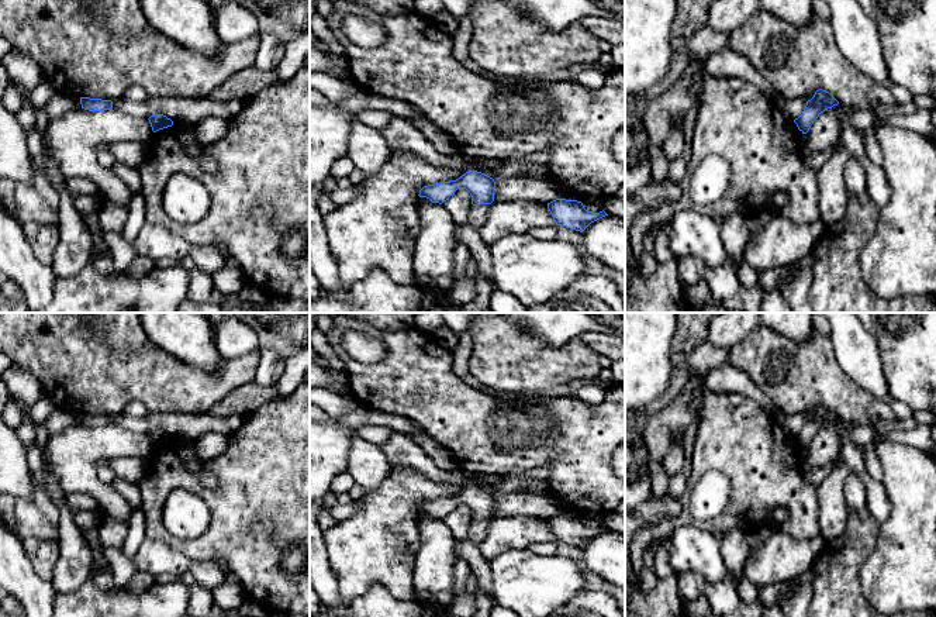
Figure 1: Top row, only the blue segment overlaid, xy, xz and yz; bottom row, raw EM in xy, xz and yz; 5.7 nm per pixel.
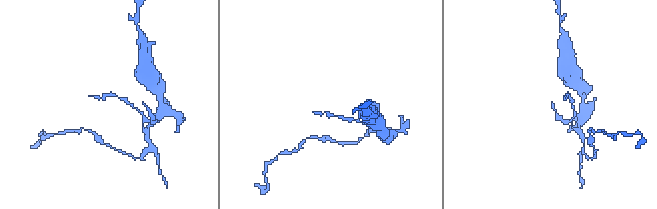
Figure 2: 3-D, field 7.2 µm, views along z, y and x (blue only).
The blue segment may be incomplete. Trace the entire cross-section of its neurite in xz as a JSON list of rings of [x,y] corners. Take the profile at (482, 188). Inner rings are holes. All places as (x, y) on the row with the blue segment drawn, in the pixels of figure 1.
[[[477,170],[466,172],[456,180],[424,186],[418,196],[442,204],[457,189],[466,189],[470,193],[473,206],[491,204],[494,201],[494,179]]]

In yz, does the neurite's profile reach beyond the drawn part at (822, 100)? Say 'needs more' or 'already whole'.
already whole

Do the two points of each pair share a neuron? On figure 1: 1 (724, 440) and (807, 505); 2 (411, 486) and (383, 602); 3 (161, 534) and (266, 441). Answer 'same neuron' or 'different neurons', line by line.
1: same neuron
2: different neurons
3: same neuron

